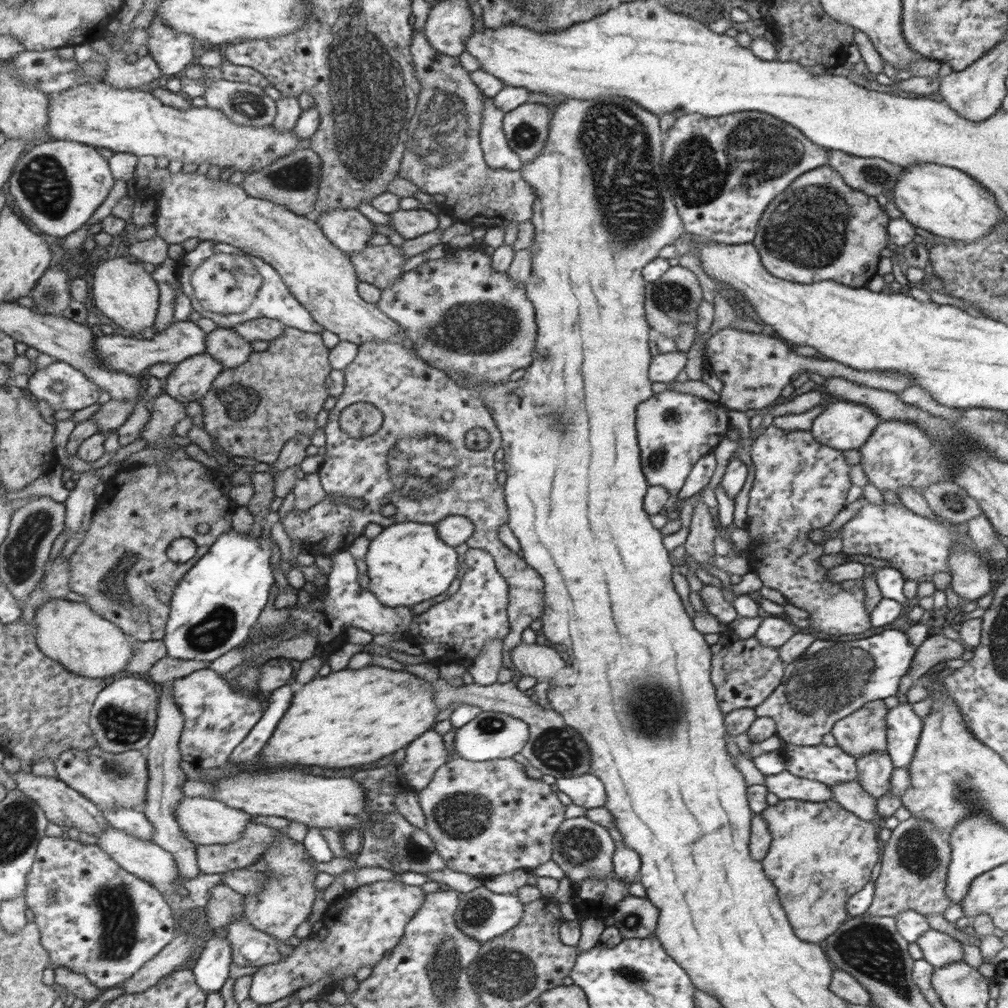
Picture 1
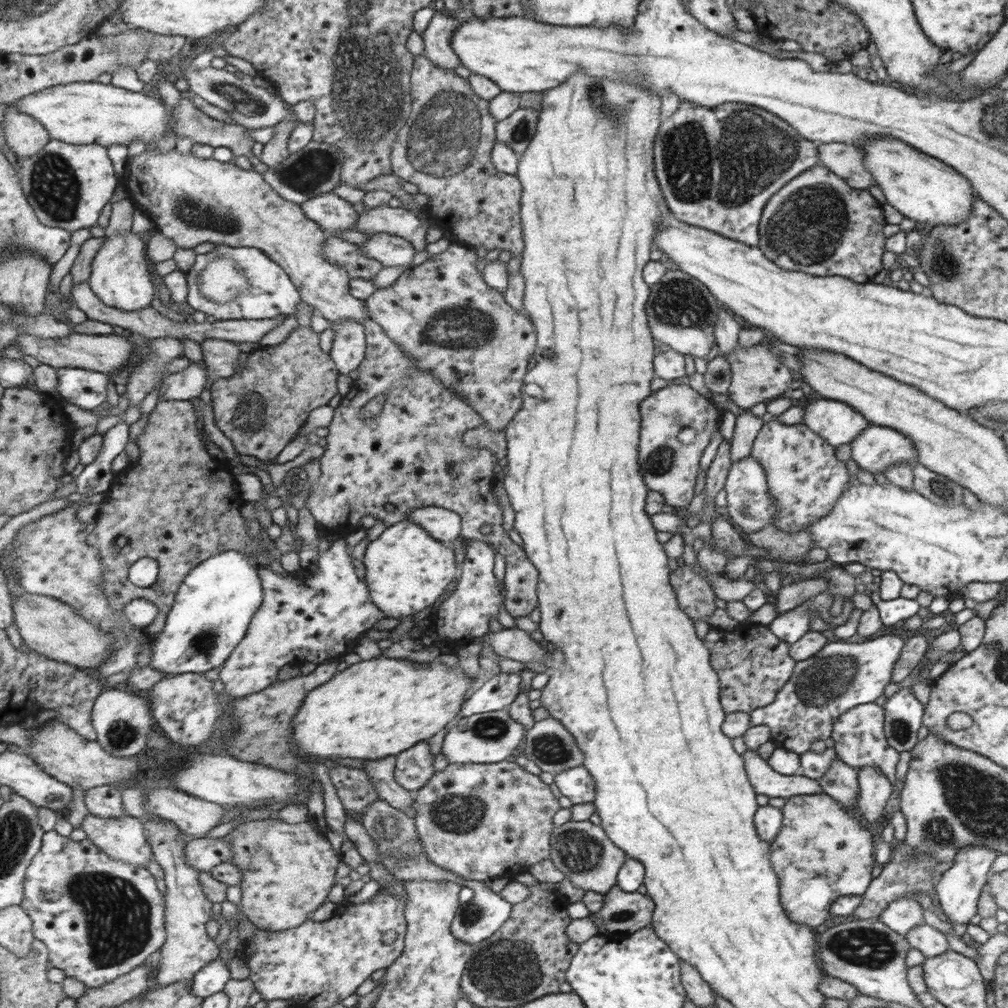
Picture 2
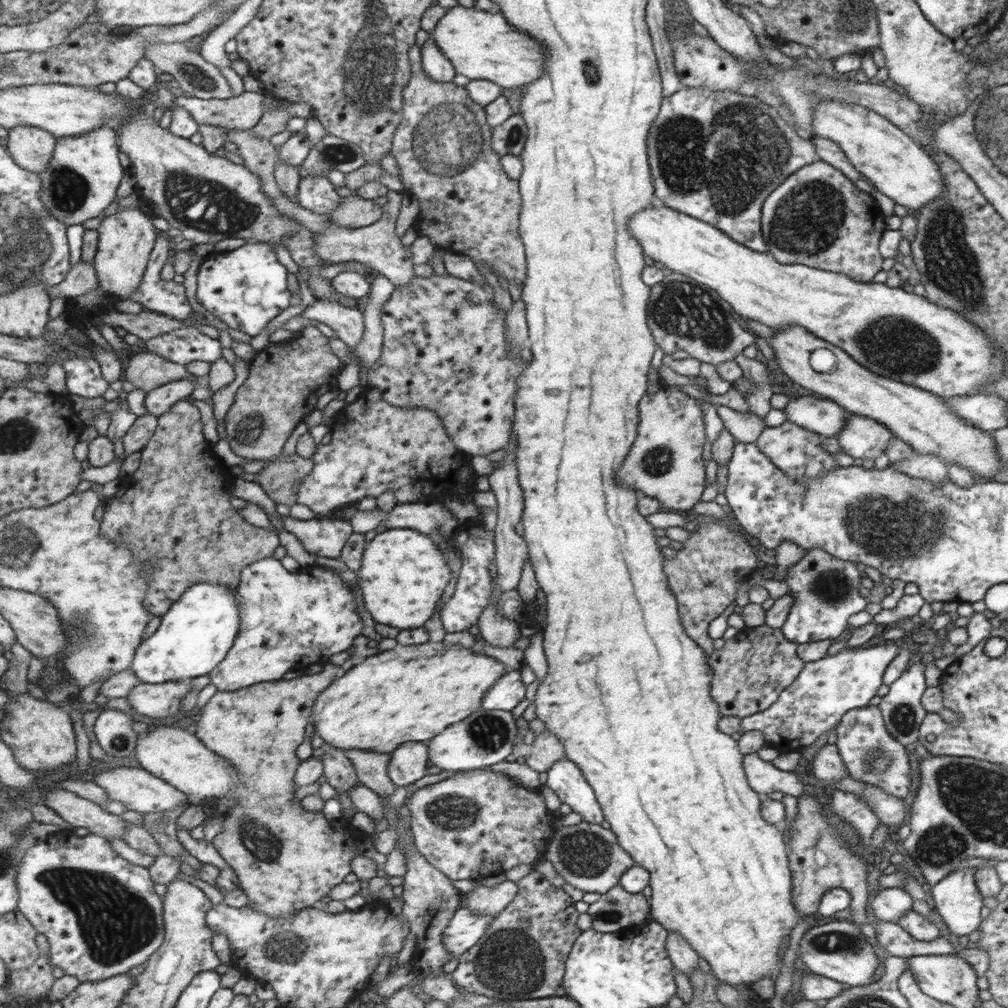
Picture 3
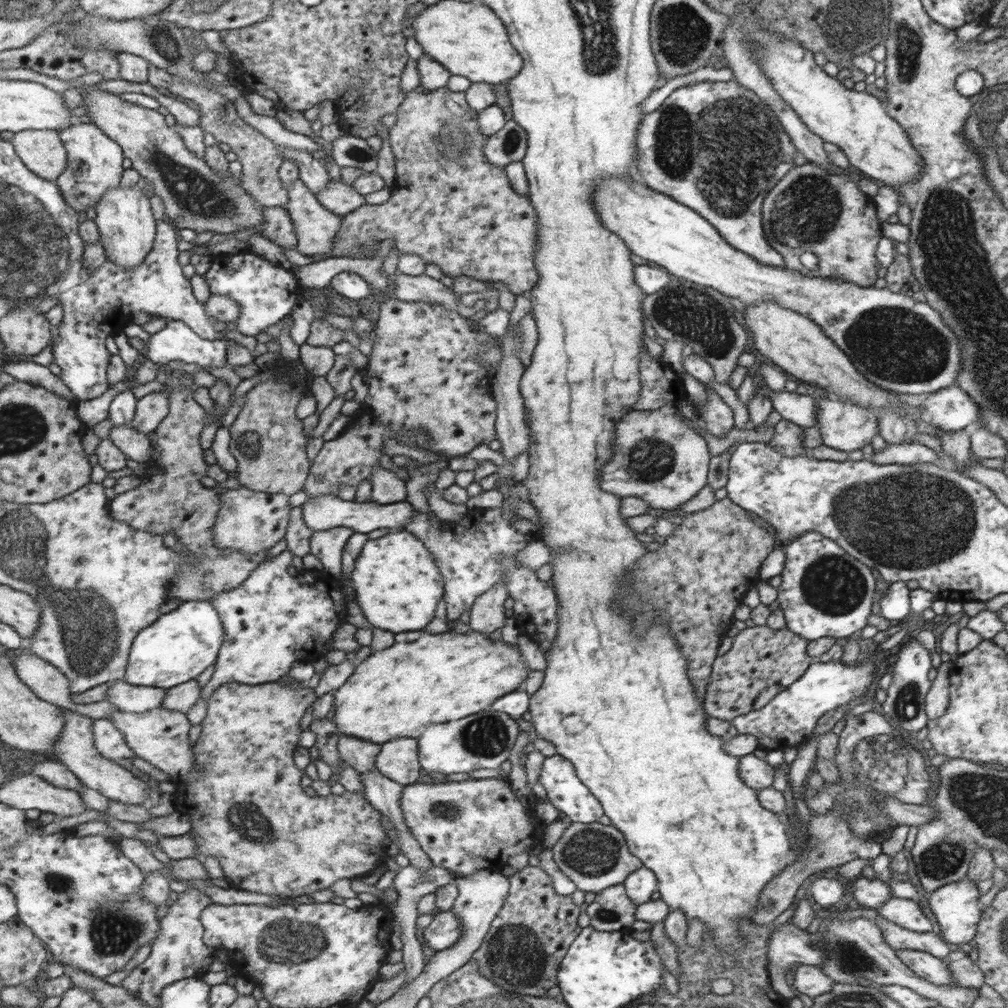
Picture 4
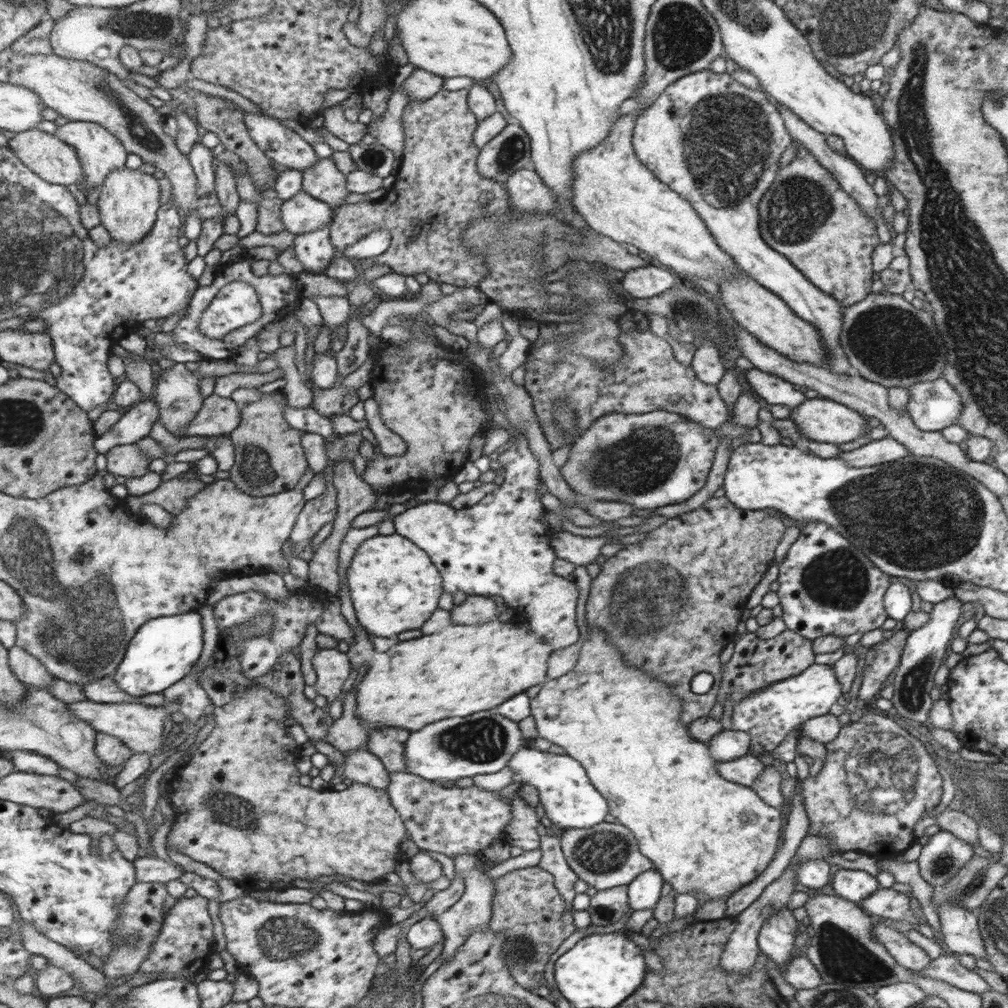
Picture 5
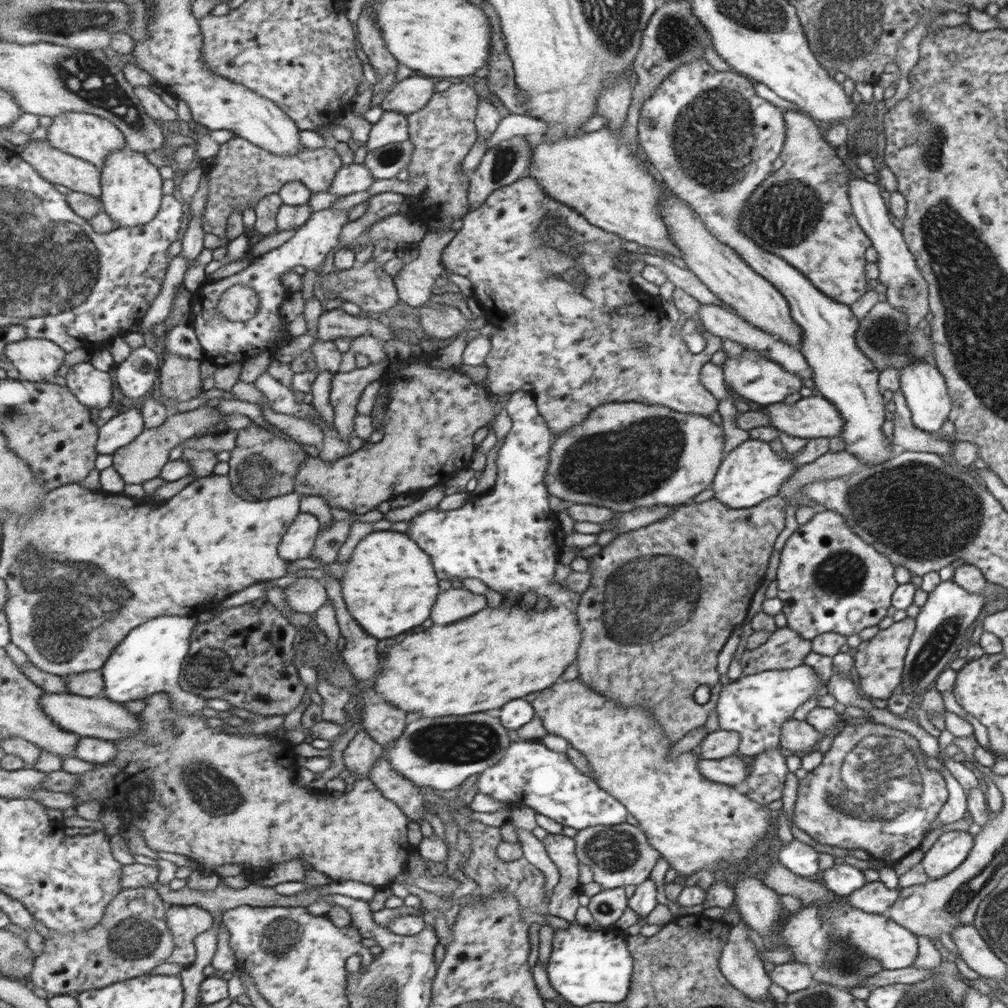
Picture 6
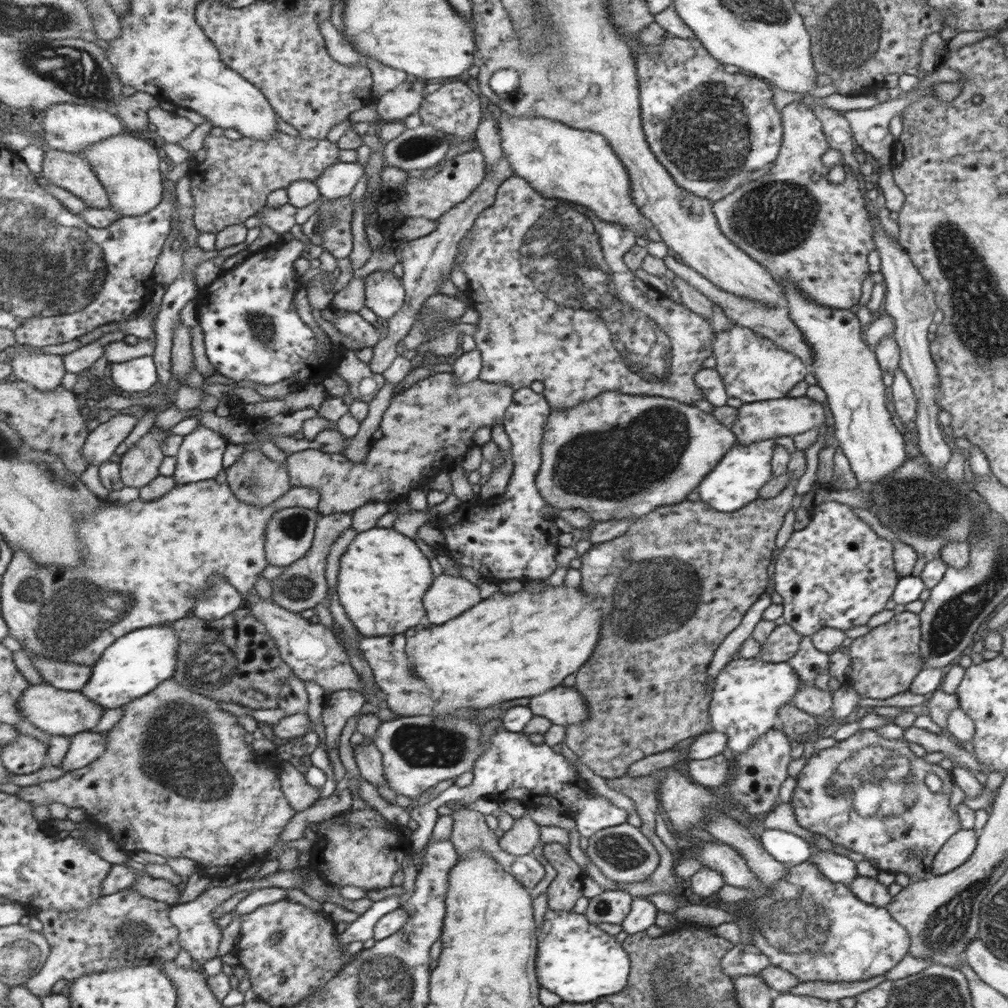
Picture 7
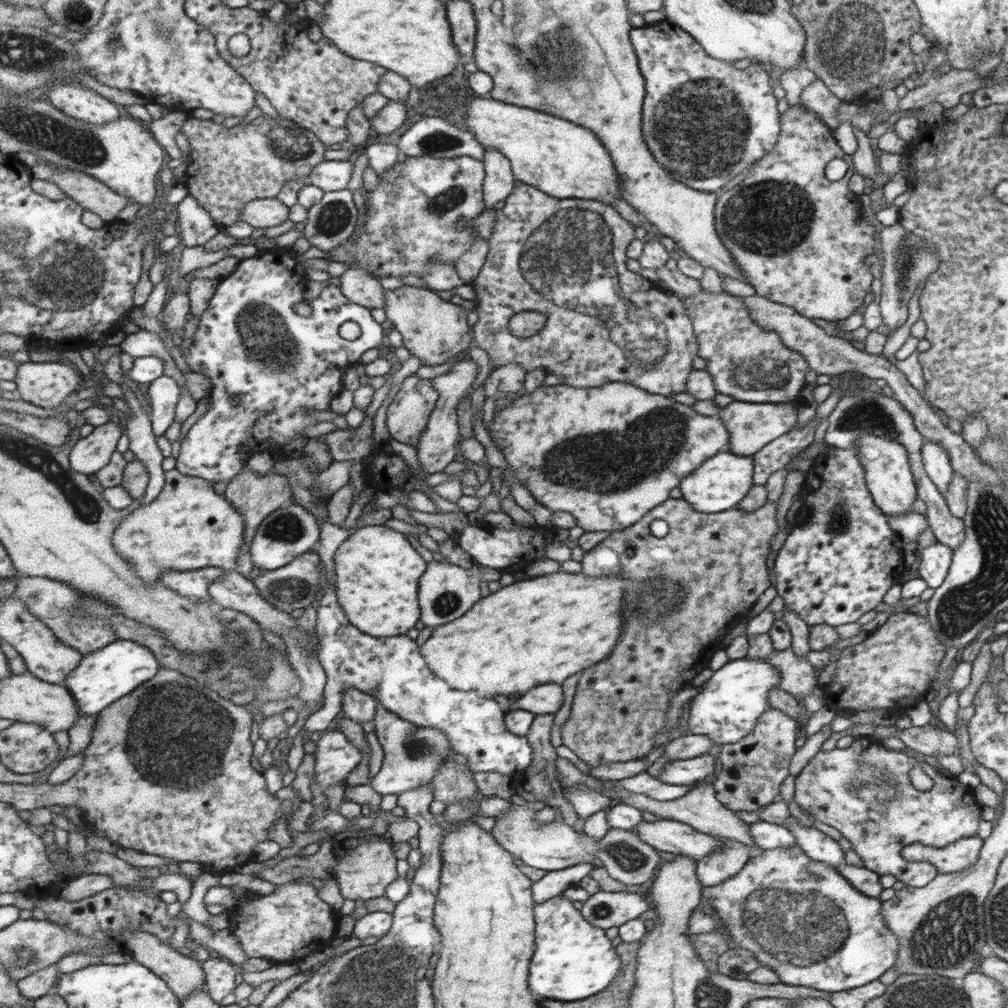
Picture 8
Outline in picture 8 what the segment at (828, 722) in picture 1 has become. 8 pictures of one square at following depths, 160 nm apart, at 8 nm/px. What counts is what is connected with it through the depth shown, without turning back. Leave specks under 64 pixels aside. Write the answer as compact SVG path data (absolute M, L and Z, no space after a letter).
M744 657L728 661L715 672L705 675L699 682L699 693L689 699L689 734L703 734L720 745L741 741L753 731L759 717L770 708L769 691L778 687L779 682L779 673L765 659L747 660Z

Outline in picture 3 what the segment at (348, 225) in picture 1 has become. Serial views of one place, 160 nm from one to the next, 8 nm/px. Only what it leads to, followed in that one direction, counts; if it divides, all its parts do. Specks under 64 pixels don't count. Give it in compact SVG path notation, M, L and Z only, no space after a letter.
M305 176L297 196L303 208L317 214L331 215L342 203L342 197L337 194L335 186L321 176Z

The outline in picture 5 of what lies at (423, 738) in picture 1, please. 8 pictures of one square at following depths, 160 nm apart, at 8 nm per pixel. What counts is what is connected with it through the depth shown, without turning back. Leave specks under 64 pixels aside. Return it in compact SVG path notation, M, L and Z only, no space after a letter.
M382 727L367 731L366 749L374 754L387 772L406 772L403 747L408 732L403 729Z

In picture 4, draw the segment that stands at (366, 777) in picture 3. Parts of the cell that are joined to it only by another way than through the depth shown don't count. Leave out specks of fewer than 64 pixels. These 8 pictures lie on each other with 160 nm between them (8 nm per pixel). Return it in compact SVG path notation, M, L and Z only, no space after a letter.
M339 734L338 749L344 762L359 772L367 772L374 768L374 760L380 745L365 742L353 736Z

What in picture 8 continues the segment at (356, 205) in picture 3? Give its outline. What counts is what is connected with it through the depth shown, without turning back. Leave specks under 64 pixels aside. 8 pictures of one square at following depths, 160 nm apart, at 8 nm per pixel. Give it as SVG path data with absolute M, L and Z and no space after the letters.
M260 116L245 127L225 127L223 124L211 122L210 119L191 118L183 124L181 132L187 136L192 149L185 175L188 194L194 196L208 210L220 227L239 222L244 208L252 200L277 198L287 182L307 180L313 169L326 161L325 153L330 150L316 135L306 131L306 128L296 126L293 120L281 116L276 119Z

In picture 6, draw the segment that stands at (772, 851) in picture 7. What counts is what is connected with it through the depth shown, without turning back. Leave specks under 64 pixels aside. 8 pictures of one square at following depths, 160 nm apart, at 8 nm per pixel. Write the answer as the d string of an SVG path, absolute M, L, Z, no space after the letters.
M792 839L777 850L777 862L801 878L816 880L820 876L817 853L813 847Z

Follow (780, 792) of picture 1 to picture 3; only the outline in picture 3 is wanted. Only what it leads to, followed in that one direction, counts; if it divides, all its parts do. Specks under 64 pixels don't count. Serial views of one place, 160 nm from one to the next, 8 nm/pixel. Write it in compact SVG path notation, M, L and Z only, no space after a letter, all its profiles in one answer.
M757 753L744 756L744 769L753 792L763 796L769 792L782 792L795 797L804 791L797 775L775 768L770 762L759 759Z

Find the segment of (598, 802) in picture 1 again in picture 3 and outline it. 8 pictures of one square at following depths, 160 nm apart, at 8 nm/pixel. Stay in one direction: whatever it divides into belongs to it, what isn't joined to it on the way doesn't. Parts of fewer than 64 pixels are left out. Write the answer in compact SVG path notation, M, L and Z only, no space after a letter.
M562 758L554 762L546 773L545 785L555 792L561 803L579 814L583 822L599 825L603 820L601 809L592 788L573 761Z

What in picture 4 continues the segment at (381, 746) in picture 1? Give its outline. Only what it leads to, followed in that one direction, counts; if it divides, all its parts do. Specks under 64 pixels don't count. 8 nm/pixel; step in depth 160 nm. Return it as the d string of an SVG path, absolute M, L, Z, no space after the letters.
M474 631L466 634L431 634L405 644L392 644L393 646L387 645L384 649L376 645L372 653L358 663L351 678L333 692L334 722L339 734L377 745L397 738L416 740L423 734L423 728L431 724L460 720L490 708L500 696L515 691L529 672L517 646L509 646L501 639L491 641L487 634Z

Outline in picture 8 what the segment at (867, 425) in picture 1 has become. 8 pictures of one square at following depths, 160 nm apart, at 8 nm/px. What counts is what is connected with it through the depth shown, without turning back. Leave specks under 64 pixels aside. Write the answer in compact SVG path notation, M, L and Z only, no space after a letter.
M700 291L693 296L679 296L688 316L696 329L697 340L700 340L699 358L706 360L707 372L718 393L731 396L733 401L750 403L789 403L791 398L801 390L803 378L807 372L807 361L799 352L793 352L785 345L777 332L763 329L751 317L751 309L745 305L743 297L731 293L708 293Z

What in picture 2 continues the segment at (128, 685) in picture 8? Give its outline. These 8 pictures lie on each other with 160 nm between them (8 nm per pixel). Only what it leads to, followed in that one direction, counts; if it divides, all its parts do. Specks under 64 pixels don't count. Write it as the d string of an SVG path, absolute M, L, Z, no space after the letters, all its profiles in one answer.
M228 550L220 555L212 556L204 563L195 567L183 580L176 595L176 603L169 614L164 632L153 638L153 661L149 666L167 673L168 676L183 673L206 673L215 668L220 669L226 664L248 635L253 617L264 604L264 586L261 584L260 569L262 563L257 563L241 551Z

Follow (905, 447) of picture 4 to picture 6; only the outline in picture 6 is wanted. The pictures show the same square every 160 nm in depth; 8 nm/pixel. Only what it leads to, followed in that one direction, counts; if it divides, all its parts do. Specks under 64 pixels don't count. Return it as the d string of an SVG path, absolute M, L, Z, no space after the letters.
M845 450L839 452L827 451L824 455L814 460L808 460L797 467L796 471L780 487L780 496L793 499L795 493L804 484L841 476L848 476L850 473L863 467L862 462L850 452Z

